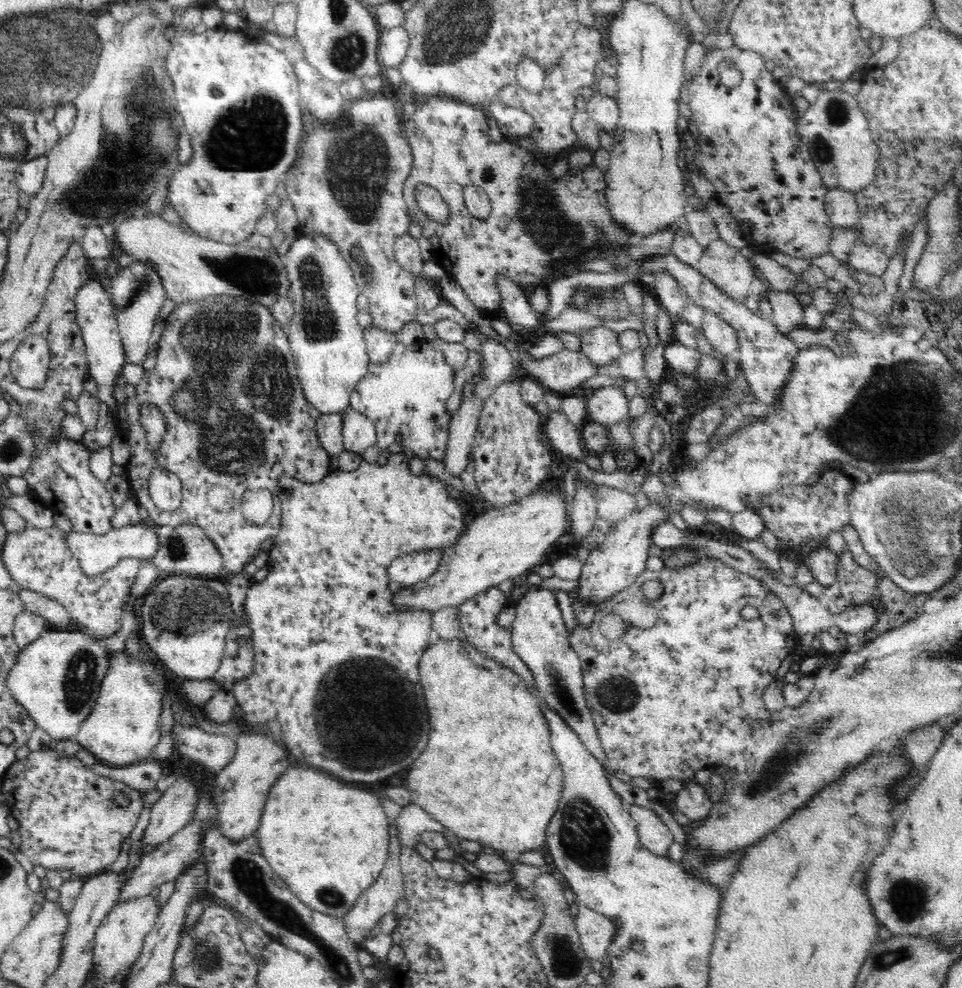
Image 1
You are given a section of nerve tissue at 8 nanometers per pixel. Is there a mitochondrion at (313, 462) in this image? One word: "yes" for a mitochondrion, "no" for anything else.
no

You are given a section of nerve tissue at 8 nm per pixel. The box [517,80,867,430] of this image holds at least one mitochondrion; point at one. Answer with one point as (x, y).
(837, 111)

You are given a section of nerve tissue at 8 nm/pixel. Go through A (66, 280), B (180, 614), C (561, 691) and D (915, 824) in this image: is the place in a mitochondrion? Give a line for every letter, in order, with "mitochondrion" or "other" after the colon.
A: other
B: mitochondrion
C: mitochondrion
D: other

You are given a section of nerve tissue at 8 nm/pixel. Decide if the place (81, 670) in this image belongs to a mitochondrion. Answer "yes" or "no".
yes

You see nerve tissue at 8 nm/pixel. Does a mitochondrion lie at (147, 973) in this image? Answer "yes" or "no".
no

